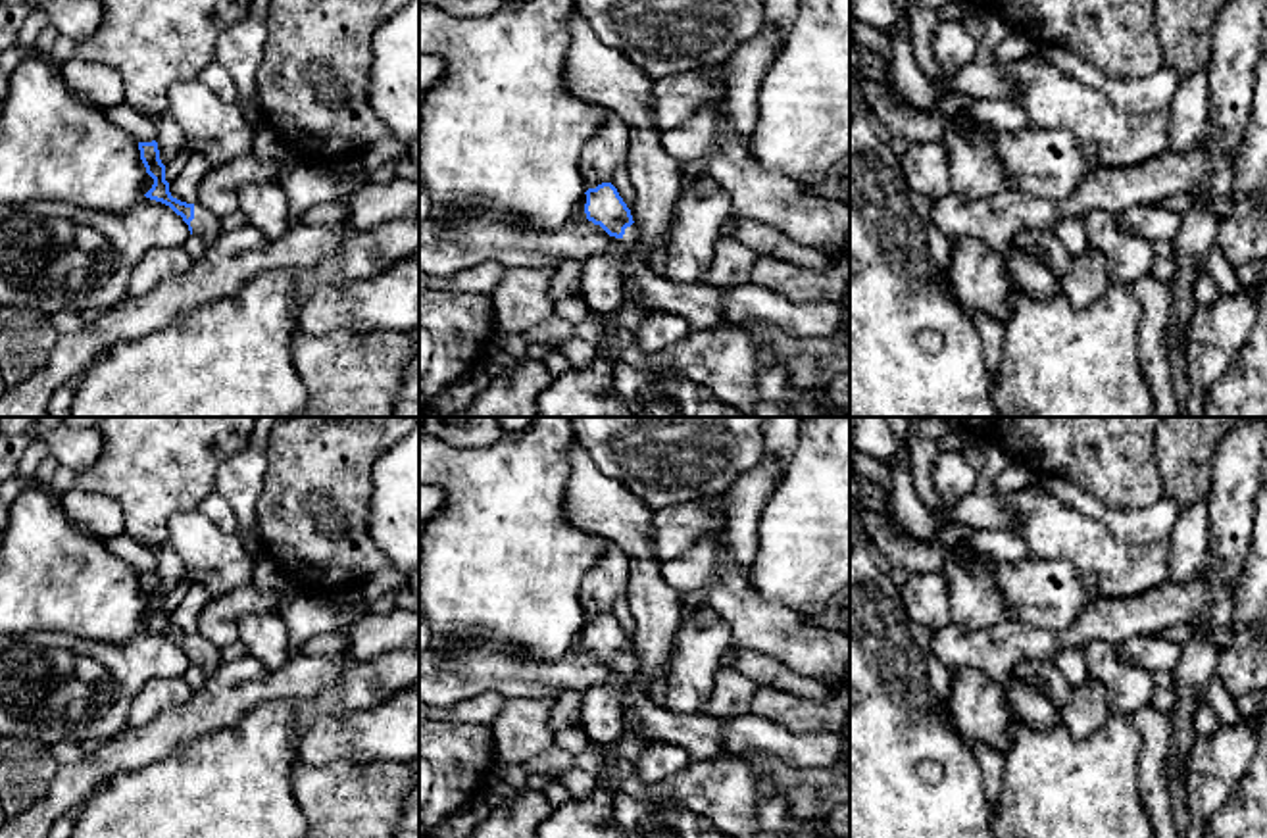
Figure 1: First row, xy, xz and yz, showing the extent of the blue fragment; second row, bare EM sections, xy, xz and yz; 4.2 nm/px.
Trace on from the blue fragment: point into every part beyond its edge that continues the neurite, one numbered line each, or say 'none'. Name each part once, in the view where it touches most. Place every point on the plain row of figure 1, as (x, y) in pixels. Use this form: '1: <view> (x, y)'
1: xy (206, 656)

